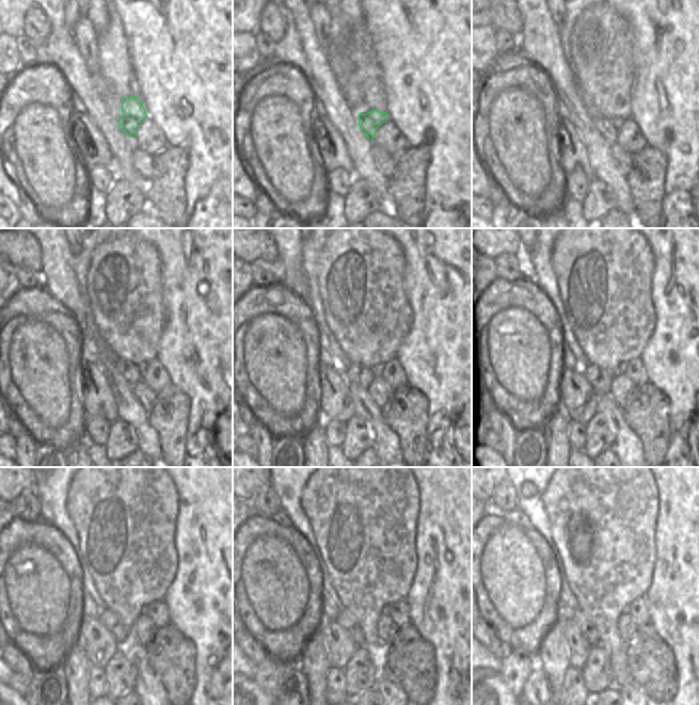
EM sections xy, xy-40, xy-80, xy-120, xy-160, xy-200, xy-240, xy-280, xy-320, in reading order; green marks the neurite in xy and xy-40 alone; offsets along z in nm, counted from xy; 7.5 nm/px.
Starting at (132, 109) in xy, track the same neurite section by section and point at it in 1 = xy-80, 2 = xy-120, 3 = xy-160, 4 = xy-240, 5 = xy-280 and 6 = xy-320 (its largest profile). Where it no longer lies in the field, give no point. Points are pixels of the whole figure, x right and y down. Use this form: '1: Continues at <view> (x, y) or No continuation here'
1: Continues at xy-80 (607, 128)
2: Continues at xy-120 (131, 372)
3: Continues at xy-160 (362, 375)
4: Continues at xy-240 (110, 620)
5: Continues at xy-280 (345, 619)
6: Continues at xy-320 (587, 628).

